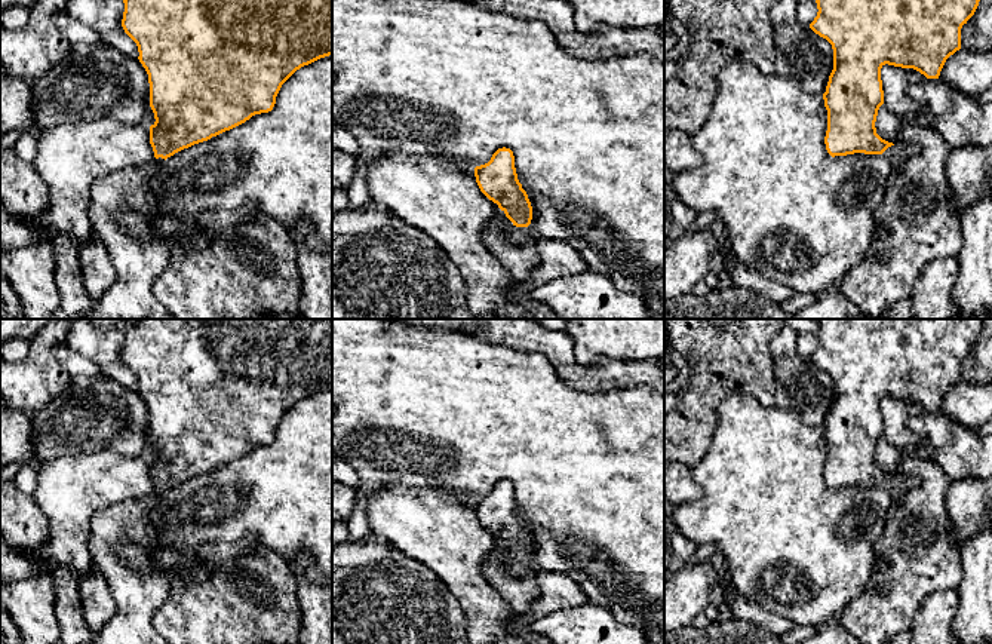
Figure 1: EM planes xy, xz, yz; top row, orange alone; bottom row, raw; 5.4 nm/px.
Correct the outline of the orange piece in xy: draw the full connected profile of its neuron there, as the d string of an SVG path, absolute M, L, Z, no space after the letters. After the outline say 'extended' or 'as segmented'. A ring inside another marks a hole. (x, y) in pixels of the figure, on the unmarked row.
M141 319L138 323L123 331L123 335L125 344L122 359L136 375L139 384L138 392L148 407L150 439L156 451L156 454L150 459L150 476L156 491L148 497L117 502L101 509L92 518L89 551L93 562L104 573L110 585L113 598L117 604L117 611L95 635L90 644L168 644L153 626L156 611L171 595L171 579L166 571L154 562L154 553L157 552L159 543L157 530L150 521L150 512L162 503L165 493L175 485L230 463L245 456L255 447L271 444L282 417L297 402L320 390L332 387L332 319Z; extended

